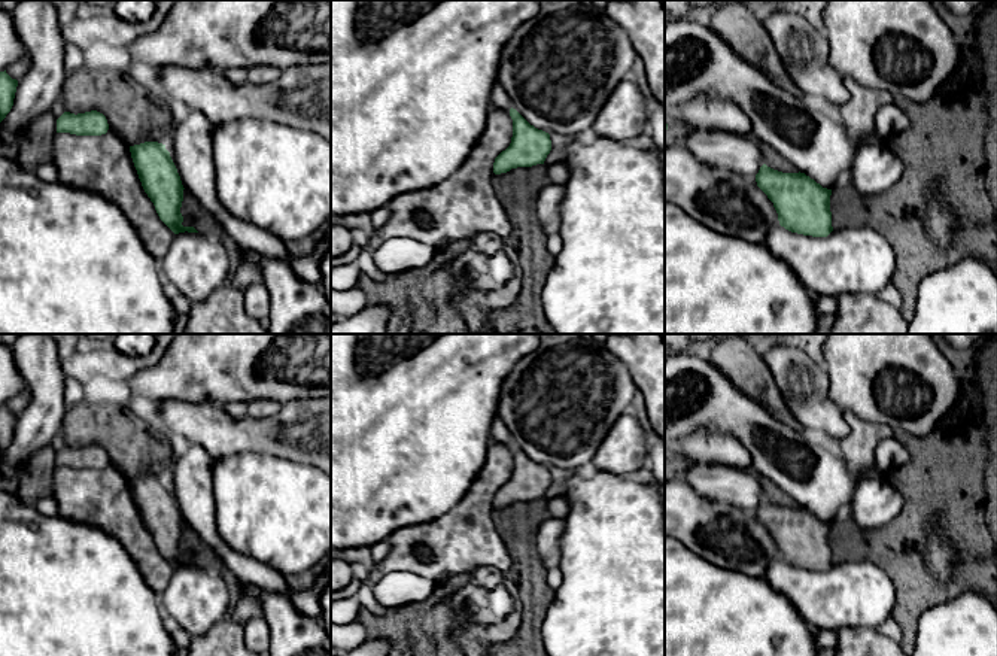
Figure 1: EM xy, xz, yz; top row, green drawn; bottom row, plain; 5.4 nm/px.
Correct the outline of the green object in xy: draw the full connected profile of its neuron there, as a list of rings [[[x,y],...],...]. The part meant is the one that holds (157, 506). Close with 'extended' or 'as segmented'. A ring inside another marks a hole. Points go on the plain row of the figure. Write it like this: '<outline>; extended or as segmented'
[[[145,476],[130,480],[130,486],[142,520],[153,537],[159,553],[174,568],[198,567],[194,561],[182,559],[180,541],[185,522],[165,479]]]; as segmented

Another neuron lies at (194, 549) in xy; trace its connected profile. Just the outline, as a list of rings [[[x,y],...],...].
[[[183,523],[180,547],[183,550],[183,561],[194,561],[198,567],[209,564],[213,568],[221,568],[221,559],[210,547],[207,547],[201,541],[197,532],[186,523]]]

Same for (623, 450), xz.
[[[627,413],[615,420],[596,450],[592,464],[596,470],[627,476],[647,467],[645,431]]]

